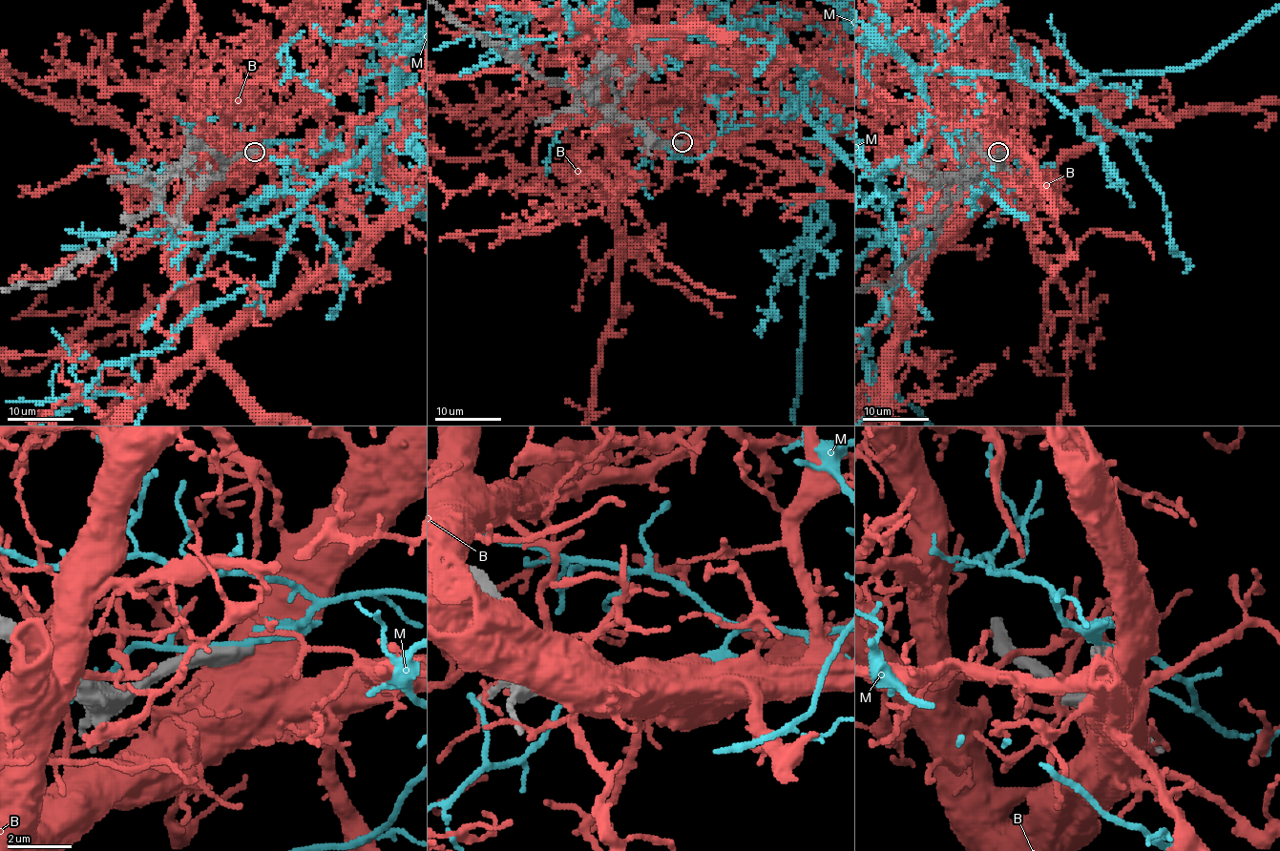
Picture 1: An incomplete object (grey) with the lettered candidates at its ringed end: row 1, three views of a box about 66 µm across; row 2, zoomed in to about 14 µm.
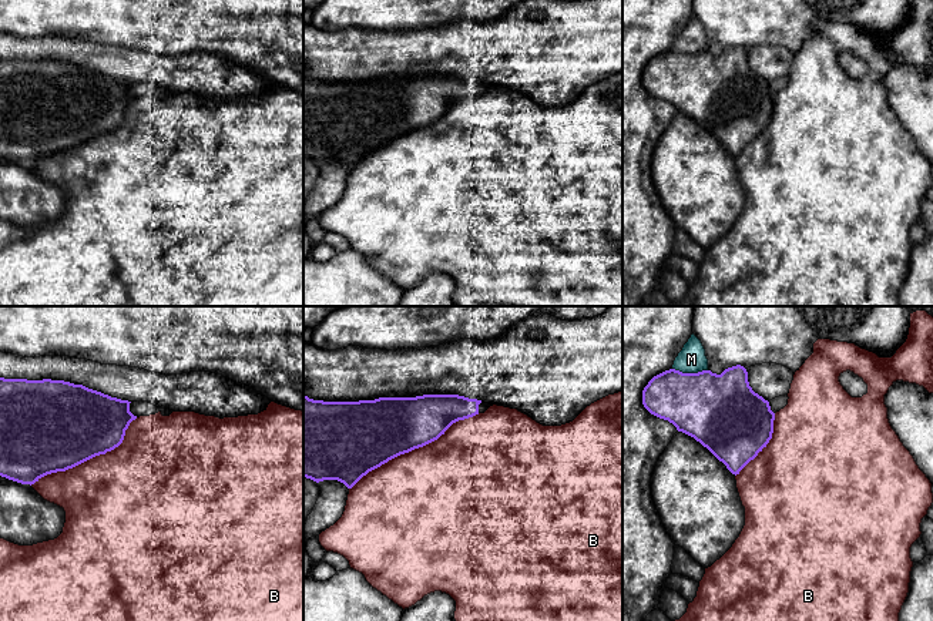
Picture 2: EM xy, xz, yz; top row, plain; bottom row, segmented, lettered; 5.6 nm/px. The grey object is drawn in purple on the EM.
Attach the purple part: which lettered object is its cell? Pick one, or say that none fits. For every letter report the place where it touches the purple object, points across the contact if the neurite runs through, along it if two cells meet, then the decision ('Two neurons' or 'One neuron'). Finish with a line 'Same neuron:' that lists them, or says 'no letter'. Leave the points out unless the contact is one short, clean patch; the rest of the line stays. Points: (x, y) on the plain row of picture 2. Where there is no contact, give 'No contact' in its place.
B: Touches purple at xz (413, 130). Two neurons
M: Touches purple at yz (690, 54). Two neurons
Same neuron: no letter

